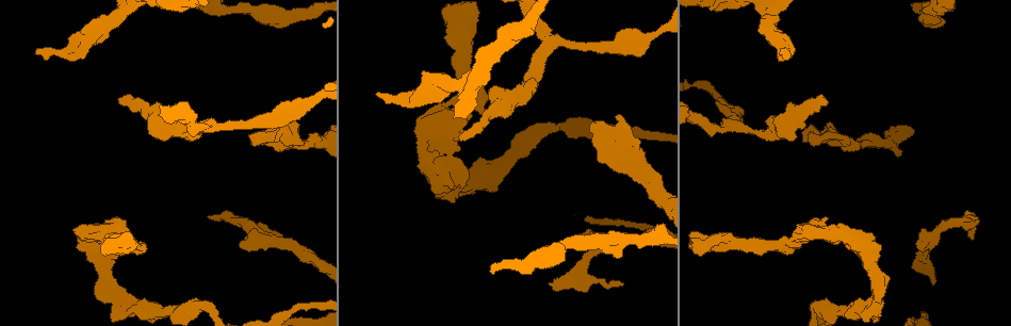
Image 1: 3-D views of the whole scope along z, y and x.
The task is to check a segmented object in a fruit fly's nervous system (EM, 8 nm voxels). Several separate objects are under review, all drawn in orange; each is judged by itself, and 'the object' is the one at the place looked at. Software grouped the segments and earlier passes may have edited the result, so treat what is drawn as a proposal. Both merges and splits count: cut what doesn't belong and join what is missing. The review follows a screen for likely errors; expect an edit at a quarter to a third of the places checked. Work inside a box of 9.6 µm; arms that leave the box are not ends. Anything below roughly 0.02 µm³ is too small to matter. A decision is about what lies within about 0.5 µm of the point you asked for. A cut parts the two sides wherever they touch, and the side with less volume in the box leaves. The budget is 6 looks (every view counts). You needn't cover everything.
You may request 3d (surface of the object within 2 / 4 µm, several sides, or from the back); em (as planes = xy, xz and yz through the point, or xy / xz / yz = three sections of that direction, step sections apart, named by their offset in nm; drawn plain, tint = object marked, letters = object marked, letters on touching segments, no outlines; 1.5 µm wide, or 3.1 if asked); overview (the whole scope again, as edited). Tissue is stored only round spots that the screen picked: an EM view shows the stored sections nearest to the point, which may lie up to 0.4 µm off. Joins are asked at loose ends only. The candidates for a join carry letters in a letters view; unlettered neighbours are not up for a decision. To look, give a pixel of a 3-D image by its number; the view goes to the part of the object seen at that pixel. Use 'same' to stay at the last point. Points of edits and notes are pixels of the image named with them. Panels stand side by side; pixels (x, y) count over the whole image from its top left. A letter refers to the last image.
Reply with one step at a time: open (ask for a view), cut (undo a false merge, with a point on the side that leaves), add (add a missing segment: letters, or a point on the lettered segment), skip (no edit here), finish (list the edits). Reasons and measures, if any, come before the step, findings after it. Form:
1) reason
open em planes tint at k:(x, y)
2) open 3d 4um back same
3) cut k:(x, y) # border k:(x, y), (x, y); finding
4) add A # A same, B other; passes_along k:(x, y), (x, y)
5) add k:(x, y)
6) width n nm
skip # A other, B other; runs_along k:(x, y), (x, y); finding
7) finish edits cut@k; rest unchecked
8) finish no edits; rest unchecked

an open end
open 3d 2um at 1:(273, 142)

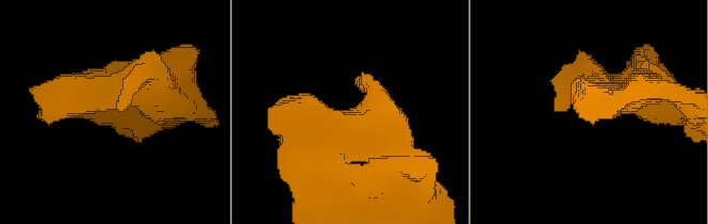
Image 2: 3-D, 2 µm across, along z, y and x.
open em planes tint at 2:(559, 110)

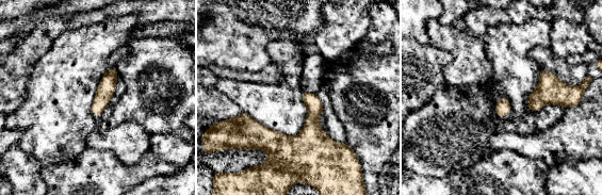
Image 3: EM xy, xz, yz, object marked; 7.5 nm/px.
open em planes letters same

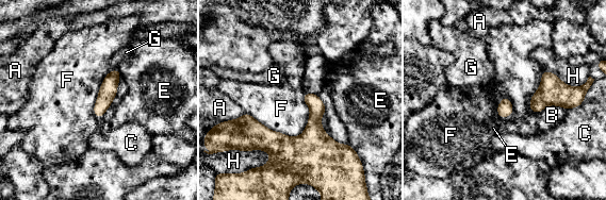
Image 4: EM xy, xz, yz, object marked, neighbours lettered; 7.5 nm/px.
longest_contact F 480 nm
skip # A other, B other, C other, E other, F other, G other, H other; runs_along 4:(246, 121), (281, 146), (336, 146); none of them fits

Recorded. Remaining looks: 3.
open 3d 2um at 1:(622, 284)

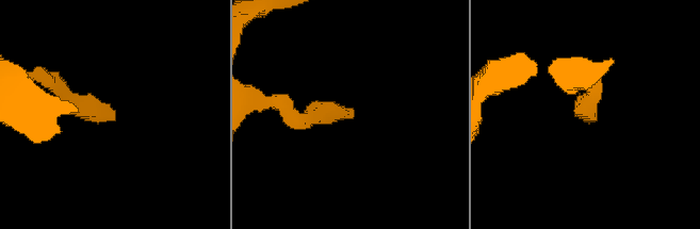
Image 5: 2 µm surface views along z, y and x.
open em planes tint at 5:(115, 118)

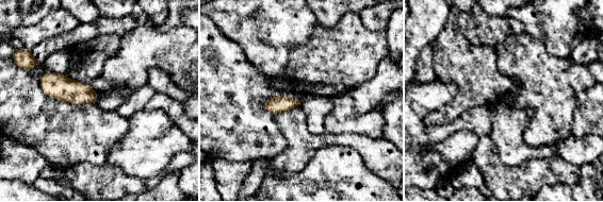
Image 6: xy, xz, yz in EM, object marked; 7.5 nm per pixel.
open em planes letters same

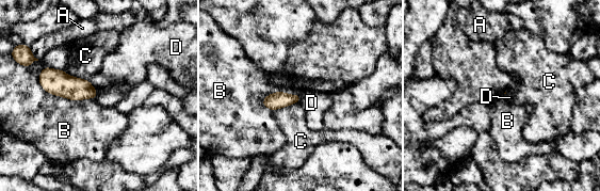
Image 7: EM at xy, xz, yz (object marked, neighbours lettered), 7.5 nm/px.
longest_contact B 460 nm
skip # A other, B other, C other, D other; border 7:(97, 90), (97, 95), (94, 98); none of them fits

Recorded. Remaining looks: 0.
finish no edits; rest unchecked

